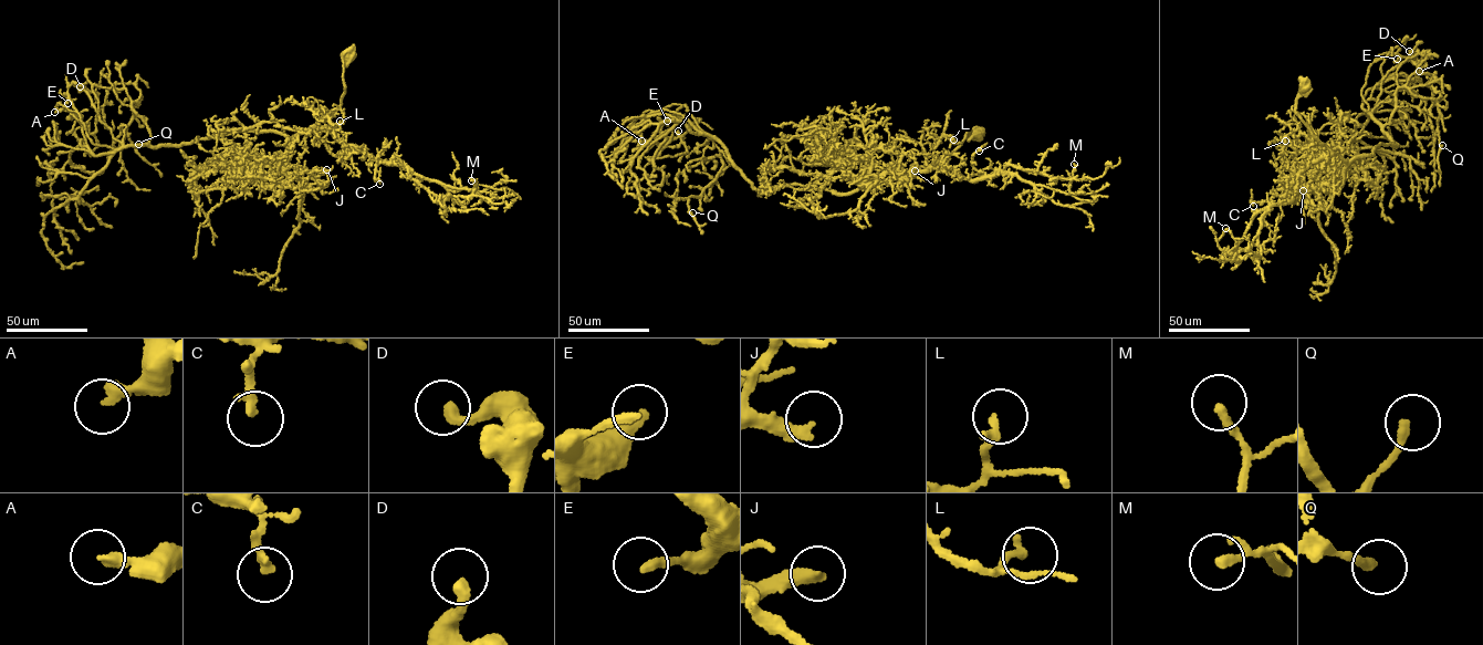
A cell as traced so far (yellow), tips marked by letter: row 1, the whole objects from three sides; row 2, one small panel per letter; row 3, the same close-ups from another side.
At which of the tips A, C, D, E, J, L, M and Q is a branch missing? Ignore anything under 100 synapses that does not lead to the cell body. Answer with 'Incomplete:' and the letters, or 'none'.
Incomplete: J

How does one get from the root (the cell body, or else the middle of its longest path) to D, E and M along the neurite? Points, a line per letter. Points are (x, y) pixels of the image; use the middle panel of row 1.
D: (977, 135), (933, 168), (843, 194), (755, 189), (718, 142), (697, 125), (678, 131)
E: (977, 135), (967, 133), (933, 168), (843, 194), (795, 184), (755, 189), (686, 104), (667, 121)
M: (977, 135), (967, 133), (940, 165), (910, 175), (941, 167), (978, 180), (1009, 165), (1069, 178), (1074, 164)

